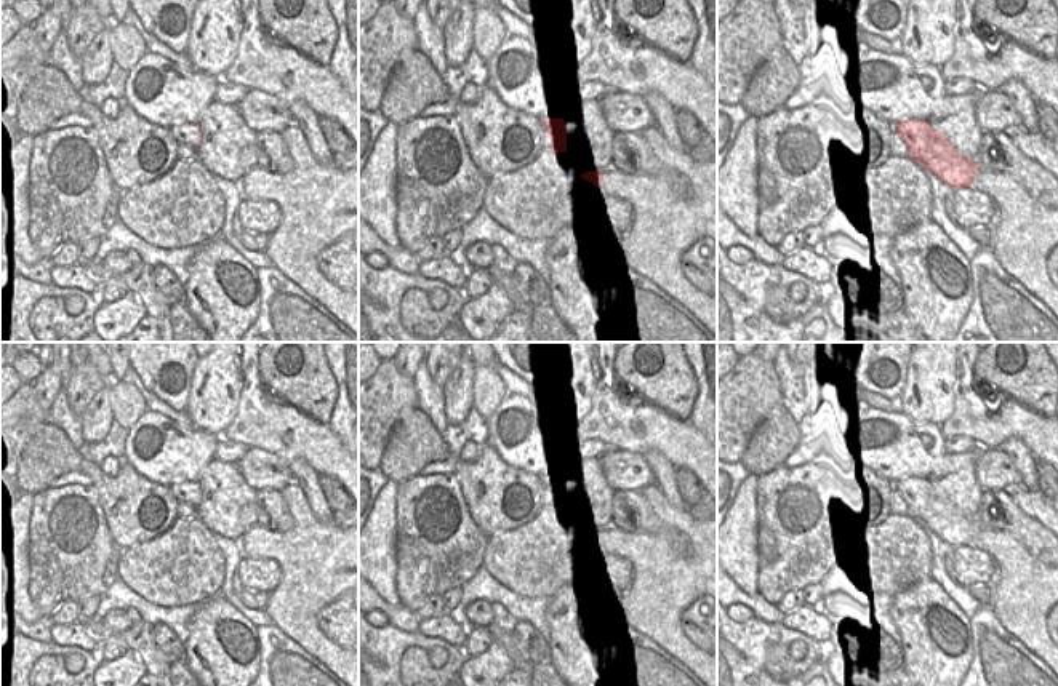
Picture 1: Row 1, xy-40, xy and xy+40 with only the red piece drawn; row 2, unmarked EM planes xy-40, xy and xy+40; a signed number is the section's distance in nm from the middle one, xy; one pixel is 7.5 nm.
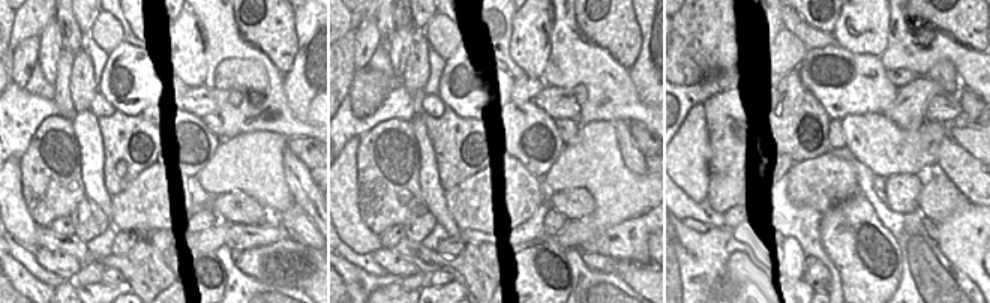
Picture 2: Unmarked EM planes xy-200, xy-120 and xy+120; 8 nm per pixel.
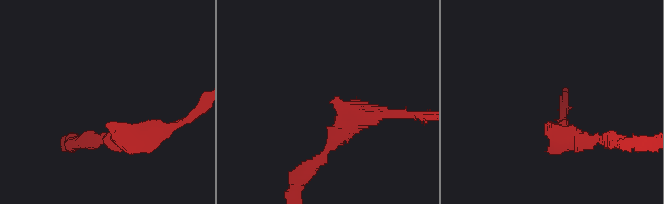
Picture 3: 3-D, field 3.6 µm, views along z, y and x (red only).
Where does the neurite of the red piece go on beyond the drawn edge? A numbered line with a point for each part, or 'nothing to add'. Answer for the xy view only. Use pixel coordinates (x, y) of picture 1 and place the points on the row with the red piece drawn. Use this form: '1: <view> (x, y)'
nothing to add

